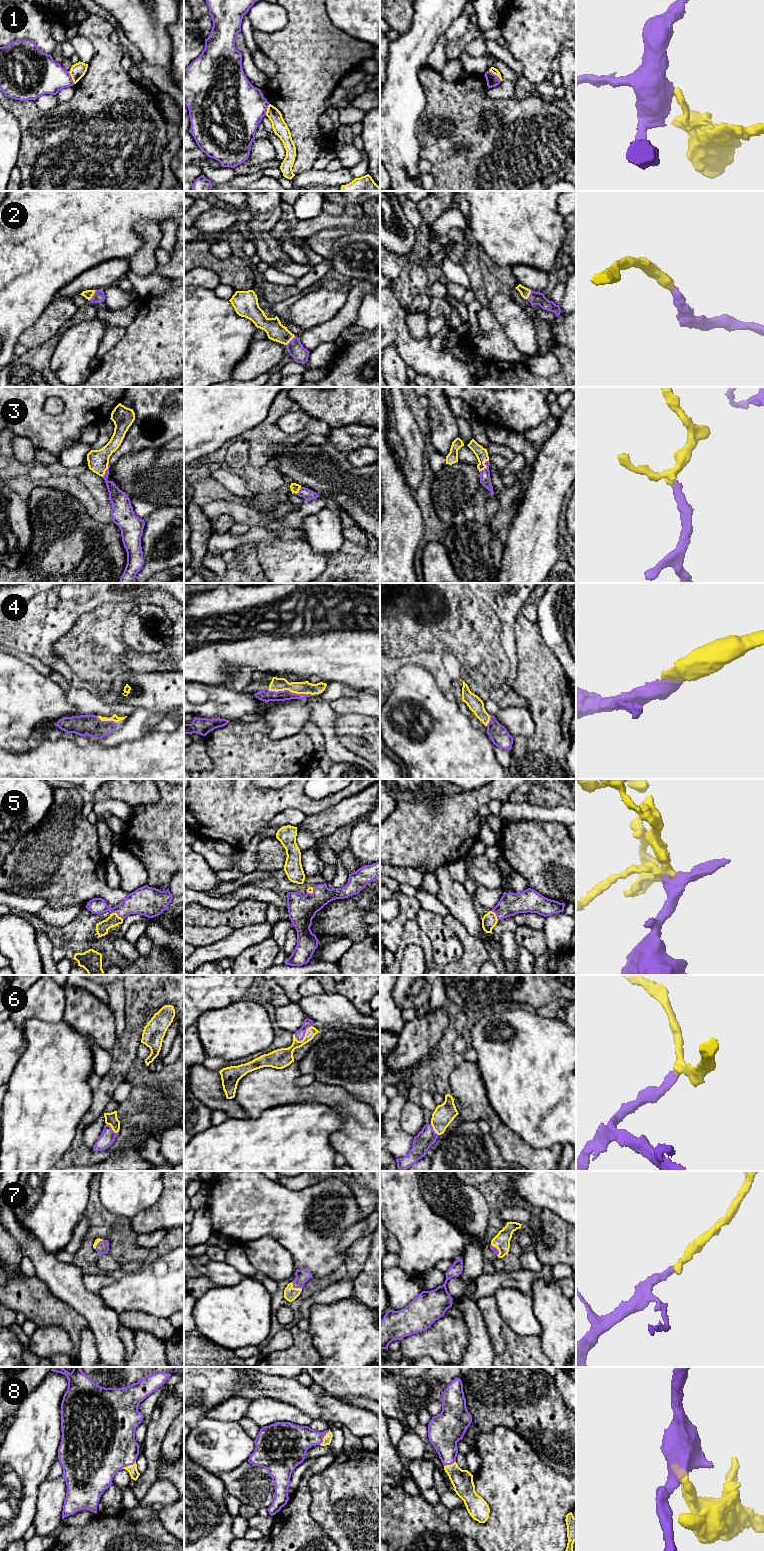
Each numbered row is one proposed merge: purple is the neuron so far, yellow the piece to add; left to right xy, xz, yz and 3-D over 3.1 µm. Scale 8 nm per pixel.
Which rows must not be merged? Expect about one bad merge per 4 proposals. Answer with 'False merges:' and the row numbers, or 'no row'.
False merges: 1

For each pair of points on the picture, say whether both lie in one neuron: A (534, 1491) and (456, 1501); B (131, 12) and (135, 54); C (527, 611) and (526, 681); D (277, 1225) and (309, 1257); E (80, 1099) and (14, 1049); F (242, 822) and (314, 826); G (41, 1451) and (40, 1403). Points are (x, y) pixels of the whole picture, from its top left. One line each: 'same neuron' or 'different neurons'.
A: different neurons
B: different neurons
C: different neurons
D: same neuron
E: different neurons
F: different neurons
G: same neuron

